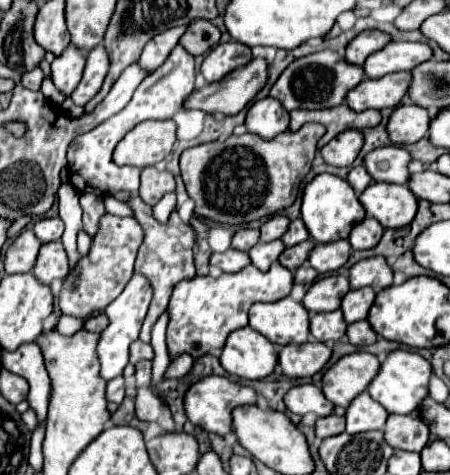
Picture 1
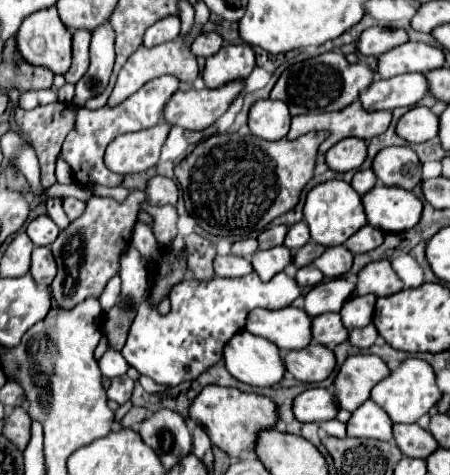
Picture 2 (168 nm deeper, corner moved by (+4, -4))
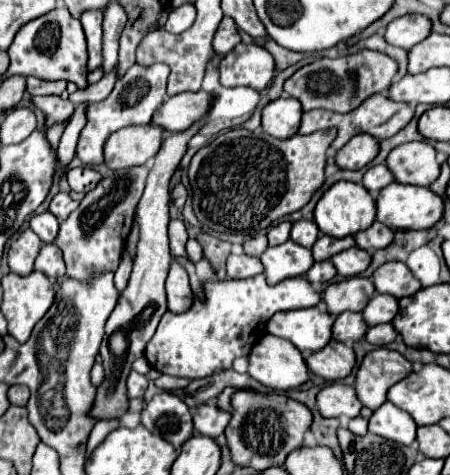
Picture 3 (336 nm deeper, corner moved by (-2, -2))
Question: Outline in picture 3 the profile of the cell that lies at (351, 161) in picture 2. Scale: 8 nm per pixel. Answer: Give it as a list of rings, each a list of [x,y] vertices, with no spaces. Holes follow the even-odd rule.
[[[360,134],[354,136],[340,152],[336,154],[336,164],[344,170],[360,170],[370,164],[380,150],[380,142],[372,136]]]

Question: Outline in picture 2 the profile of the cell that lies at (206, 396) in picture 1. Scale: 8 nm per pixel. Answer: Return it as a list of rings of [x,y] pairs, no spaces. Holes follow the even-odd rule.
[[[206,386],[190,404],[190,420],[206,428],[212,444],[216,444],[228,456],[240,456],[240,452],[244,450],[254,450],[256,434],[262,428],[274,426],[276,406],[270,398],[254,392],[240,392],[238,388],[224,386]]]

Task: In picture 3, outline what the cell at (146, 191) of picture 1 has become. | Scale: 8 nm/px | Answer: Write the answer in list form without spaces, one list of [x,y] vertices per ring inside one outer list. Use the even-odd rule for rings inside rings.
[[[178,184],[178,186],[174,186],[174,188],[172,188],[172,204],[174,204],[178,210],[182,210],[182,208],[184,208],[186,198],[188,198],[188,192],[186,192],[184,184]]]

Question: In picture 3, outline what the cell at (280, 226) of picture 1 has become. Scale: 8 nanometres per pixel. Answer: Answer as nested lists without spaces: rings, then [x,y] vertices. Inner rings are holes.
[[[280,222],[280,224],[272,226],[270,232],[268,232],[268,242],[270,242],[270,246],[284,244],[288,238],[290,238],[290,222]]]

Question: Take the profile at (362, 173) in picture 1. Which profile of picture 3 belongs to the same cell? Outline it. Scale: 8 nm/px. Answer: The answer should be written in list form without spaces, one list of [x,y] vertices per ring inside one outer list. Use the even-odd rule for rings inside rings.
[[[378,164],[378,166],[368,168],[366,174],[364,174],[364,180],[362,180],[364,188],[366,188],[374,198],[376,198],[378,192],[380,192],[384,186],[388,186],[390,182],[394,182],[394,174],[388,170],[386,164]]]

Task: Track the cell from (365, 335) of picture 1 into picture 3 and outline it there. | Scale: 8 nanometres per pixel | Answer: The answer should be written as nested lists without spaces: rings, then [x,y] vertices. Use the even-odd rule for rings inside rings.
[[[376,324],[376,326],[368,328],[366,340],[376,346],[388,346],[396,336],[398,336],[398,332],[394,330],[392,324]]]

